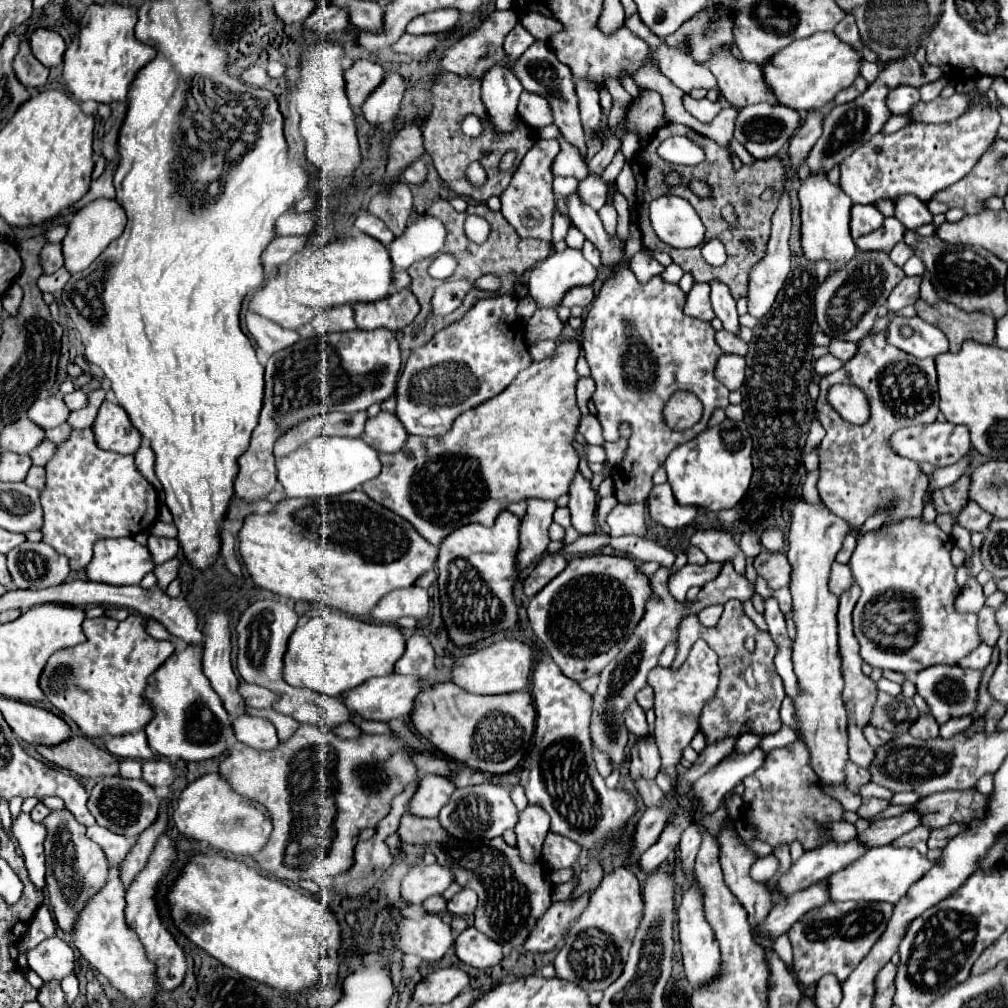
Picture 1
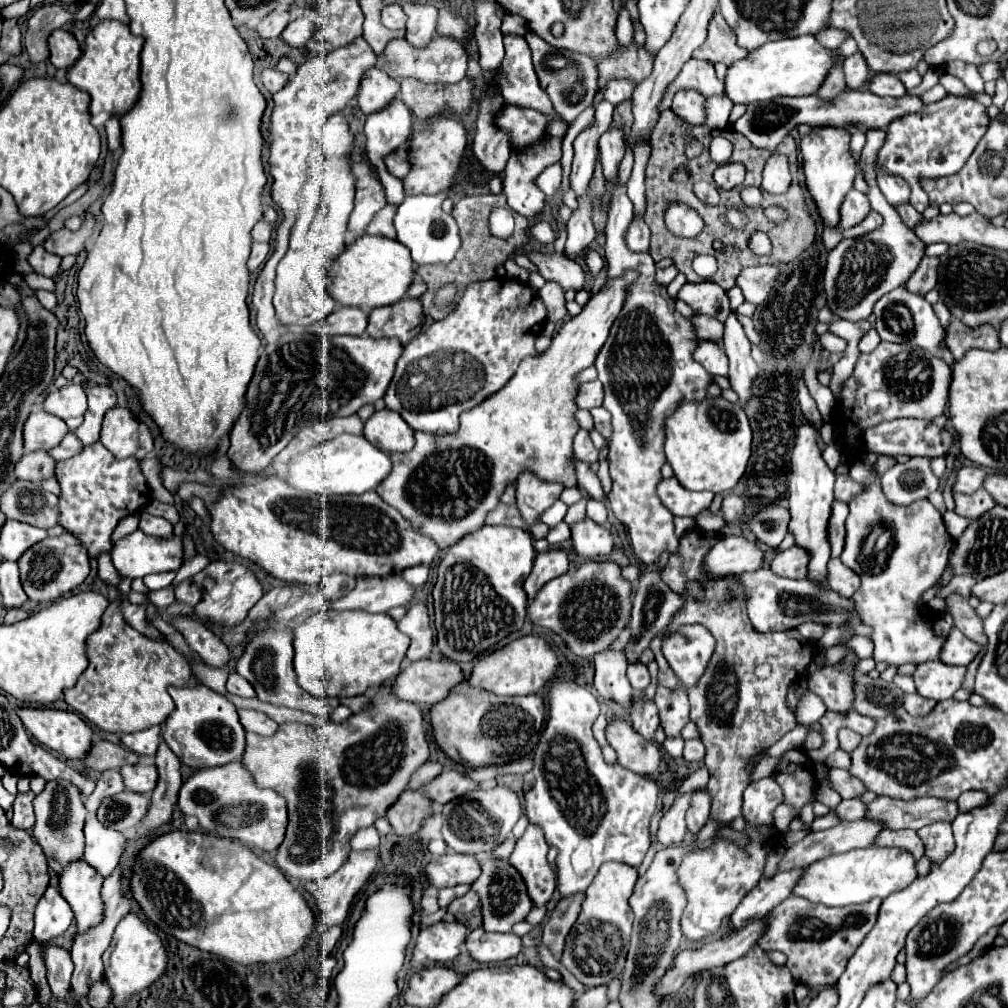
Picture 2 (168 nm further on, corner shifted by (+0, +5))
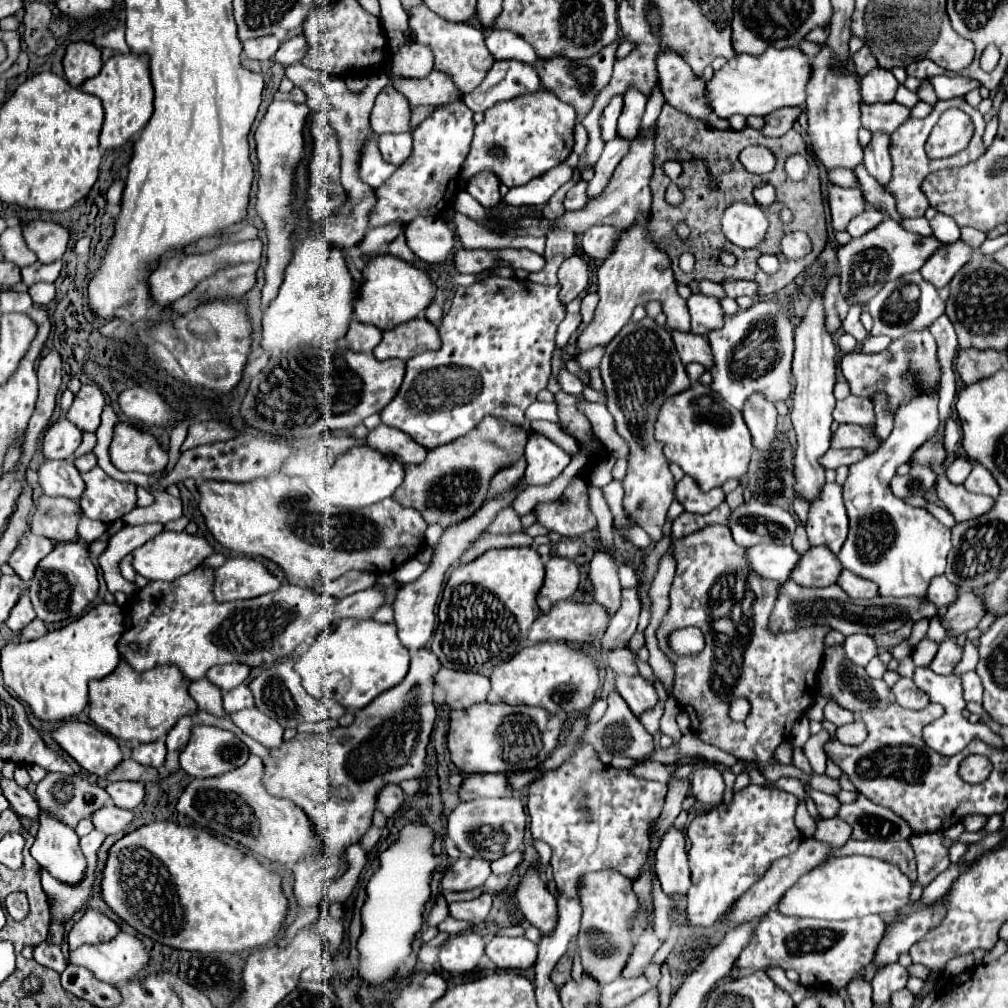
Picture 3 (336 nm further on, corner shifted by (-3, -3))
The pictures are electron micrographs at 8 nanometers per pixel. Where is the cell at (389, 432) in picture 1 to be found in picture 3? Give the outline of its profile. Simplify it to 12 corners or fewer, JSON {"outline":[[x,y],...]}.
{"outline":[[379,424],[365,444],[401,464],[421,464],[425,448]]}

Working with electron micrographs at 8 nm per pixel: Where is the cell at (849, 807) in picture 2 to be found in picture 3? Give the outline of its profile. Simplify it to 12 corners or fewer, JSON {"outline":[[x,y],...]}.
{"outline":[[839,816],[821,820],[815,838],[843,846],[853,828]]}

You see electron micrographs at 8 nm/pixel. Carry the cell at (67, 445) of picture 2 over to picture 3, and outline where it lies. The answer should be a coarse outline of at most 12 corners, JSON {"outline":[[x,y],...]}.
{"outline":[[83,454],[73,464],[79,472],[87,472],[97,466],[95,456]]}

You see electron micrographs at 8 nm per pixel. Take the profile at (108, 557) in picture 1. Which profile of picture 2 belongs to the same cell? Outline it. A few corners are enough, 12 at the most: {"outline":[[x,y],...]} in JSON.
{"outline":[[136,530],[110,554],[120,576],[176,572],[184,546]]}

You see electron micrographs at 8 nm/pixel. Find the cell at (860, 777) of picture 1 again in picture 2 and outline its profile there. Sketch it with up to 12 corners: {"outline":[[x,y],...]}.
{"outline":[[836,750],[826,758],[828,768],[848,770],[850,754]]}

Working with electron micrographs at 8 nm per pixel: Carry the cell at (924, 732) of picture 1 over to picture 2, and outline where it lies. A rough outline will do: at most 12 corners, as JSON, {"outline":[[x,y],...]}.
{"outline":[[904,694],[904,706],[910,714],[922,716],[936,706],[920,694]]}

